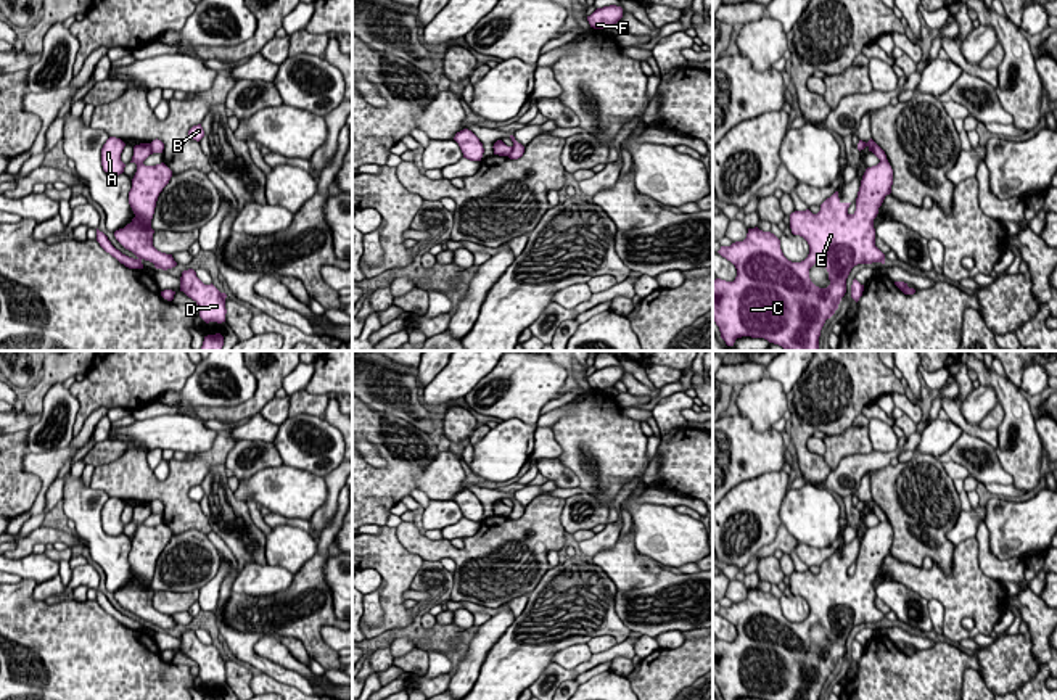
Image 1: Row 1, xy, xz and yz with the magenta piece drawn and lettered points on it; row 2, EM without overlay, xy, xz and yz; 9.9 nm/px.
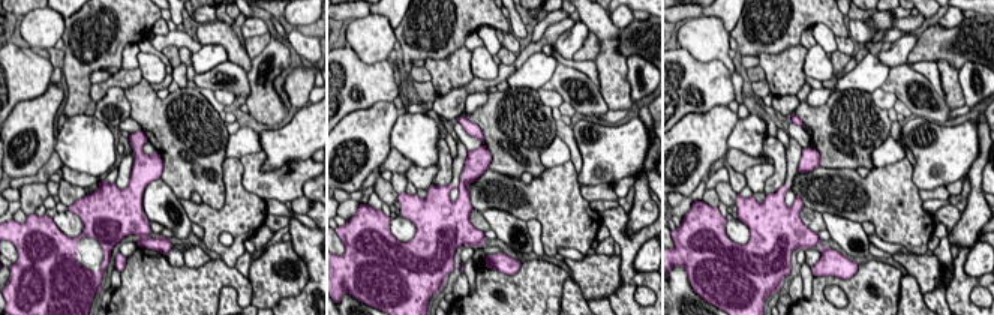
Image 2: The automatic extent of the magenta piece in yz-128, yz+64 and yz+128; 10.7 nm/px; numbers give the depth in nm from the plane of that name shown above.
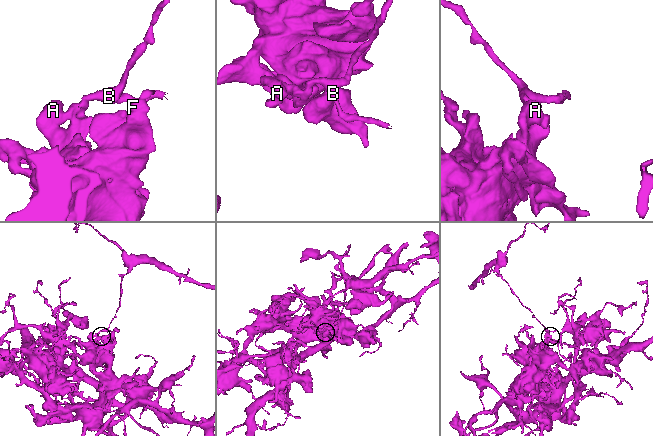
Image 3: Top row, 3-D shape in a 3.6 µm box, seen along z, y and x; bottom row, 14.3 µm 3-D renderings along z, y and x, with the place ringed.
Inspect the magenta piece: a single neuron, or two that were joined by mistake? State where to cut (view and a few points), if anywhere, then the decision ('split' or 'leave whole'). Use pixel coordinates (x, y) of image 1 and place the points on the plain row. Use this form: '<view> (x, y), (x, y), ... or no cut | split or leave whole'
xy (148, 504), (152, 514) | split

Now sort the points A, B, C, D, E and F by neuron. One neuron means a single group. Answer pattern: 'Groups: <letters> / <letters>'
Groups: A C D E F / B

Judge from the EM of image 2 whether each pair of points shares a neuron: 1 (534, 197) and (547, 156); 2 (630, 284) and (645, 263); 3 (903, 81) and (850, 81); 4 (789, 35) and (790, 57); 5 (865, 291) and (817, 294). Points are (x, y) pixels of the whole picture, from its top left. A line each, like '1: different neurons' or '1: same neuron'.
1: different neurons
2: different neurons
3: different neurons
4: different neurons
5: same neuron

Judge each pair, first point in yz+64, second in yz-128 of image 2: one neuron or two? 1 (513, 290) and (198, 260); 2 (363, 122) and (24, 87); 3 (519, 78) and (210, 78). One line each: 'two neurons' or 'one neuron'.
1: two neurons
2: two neurons
3: two neurons

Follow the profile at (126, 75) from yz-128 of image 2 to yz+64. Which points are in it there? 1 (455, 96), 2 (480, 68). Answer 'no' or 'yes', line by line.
1: no
2: no

